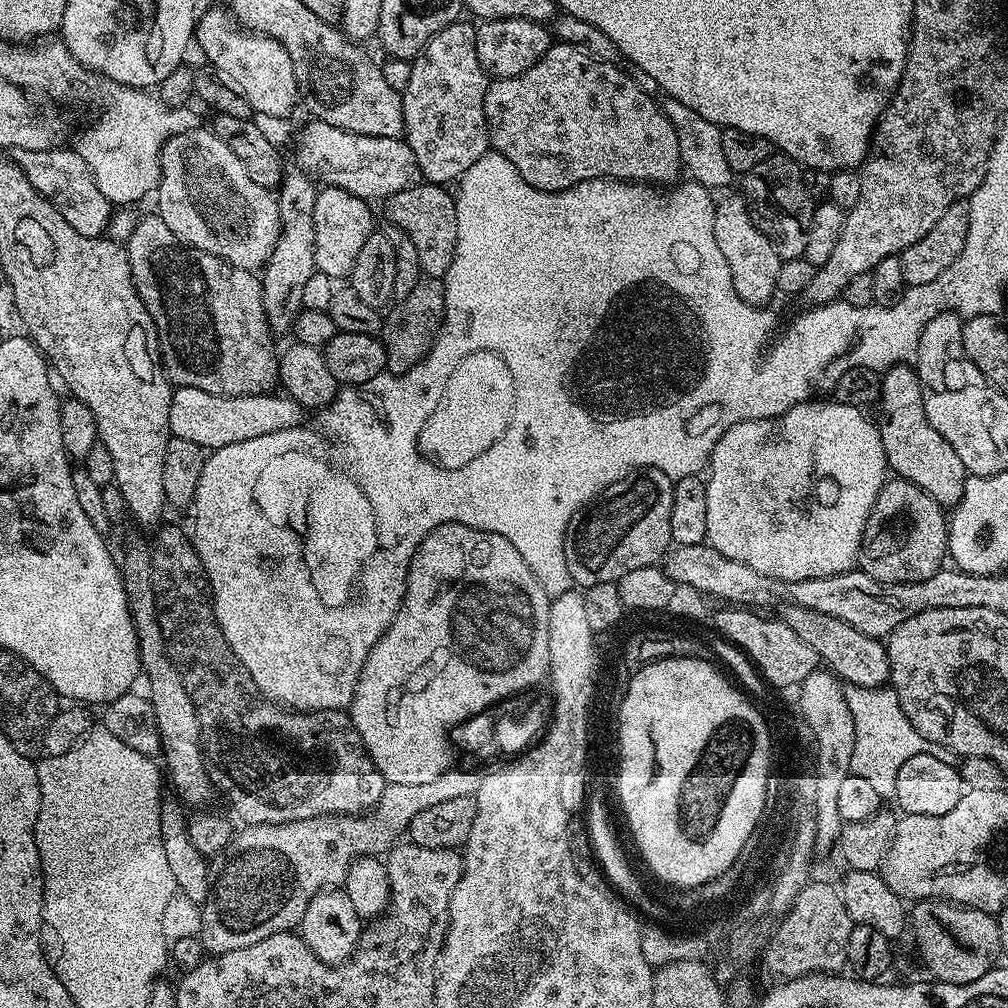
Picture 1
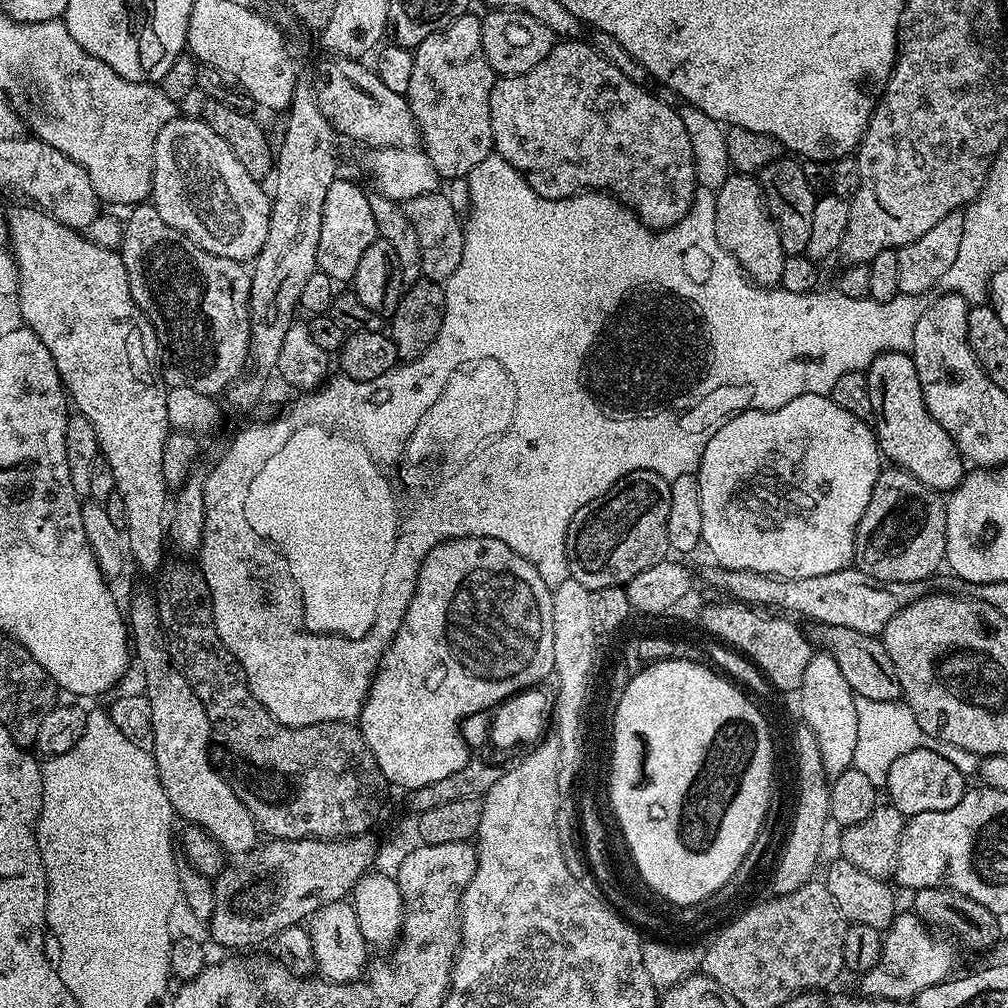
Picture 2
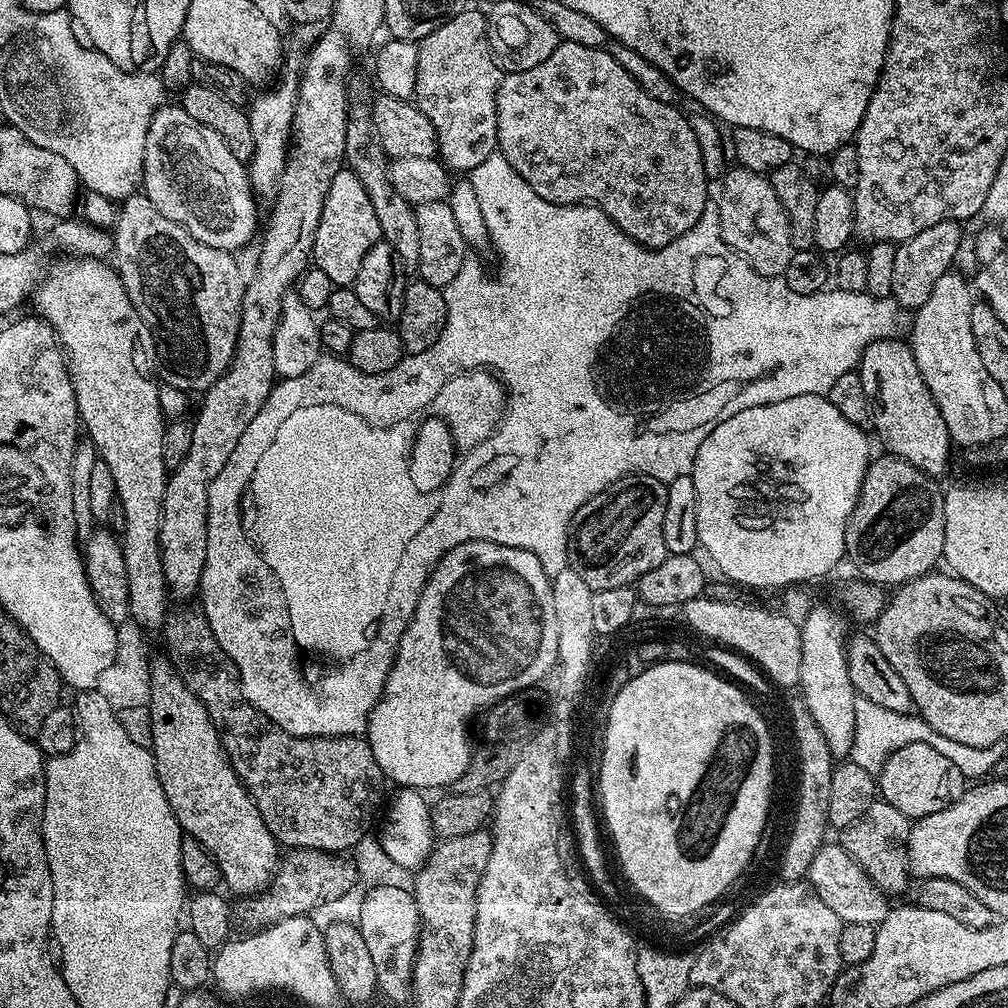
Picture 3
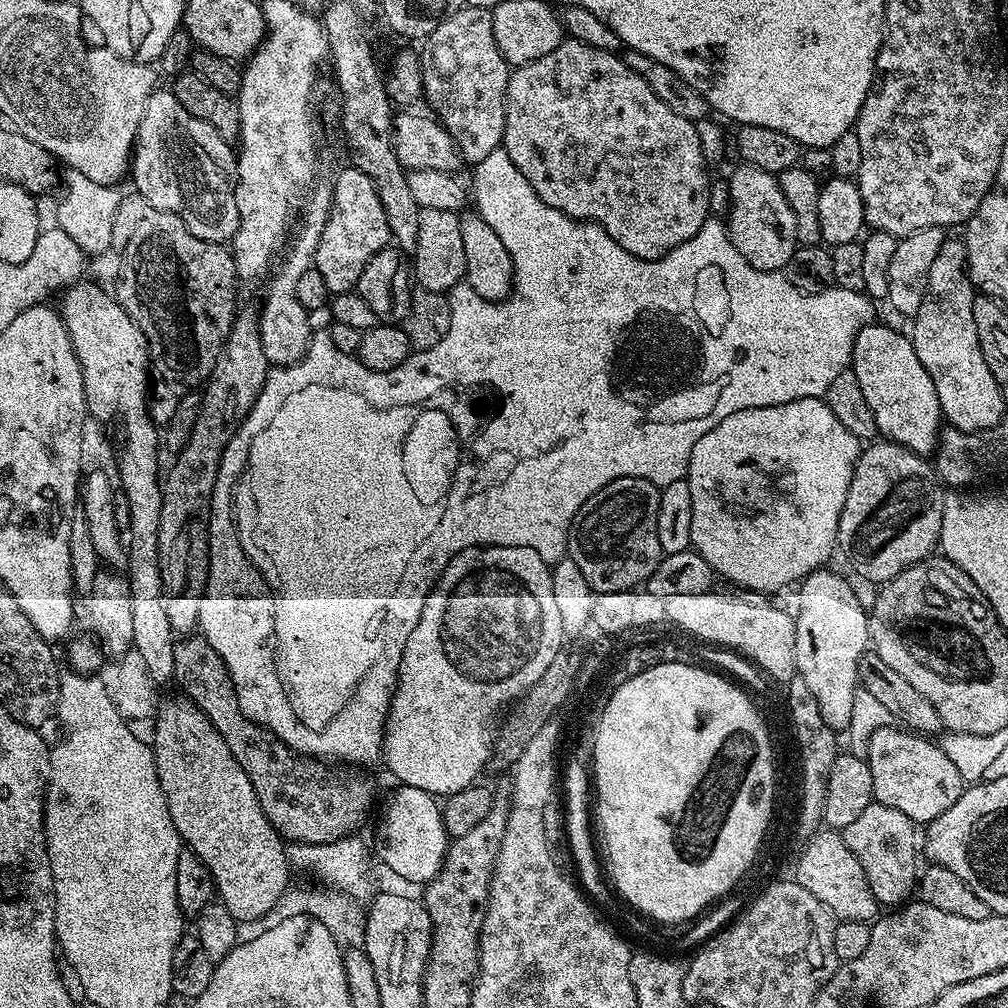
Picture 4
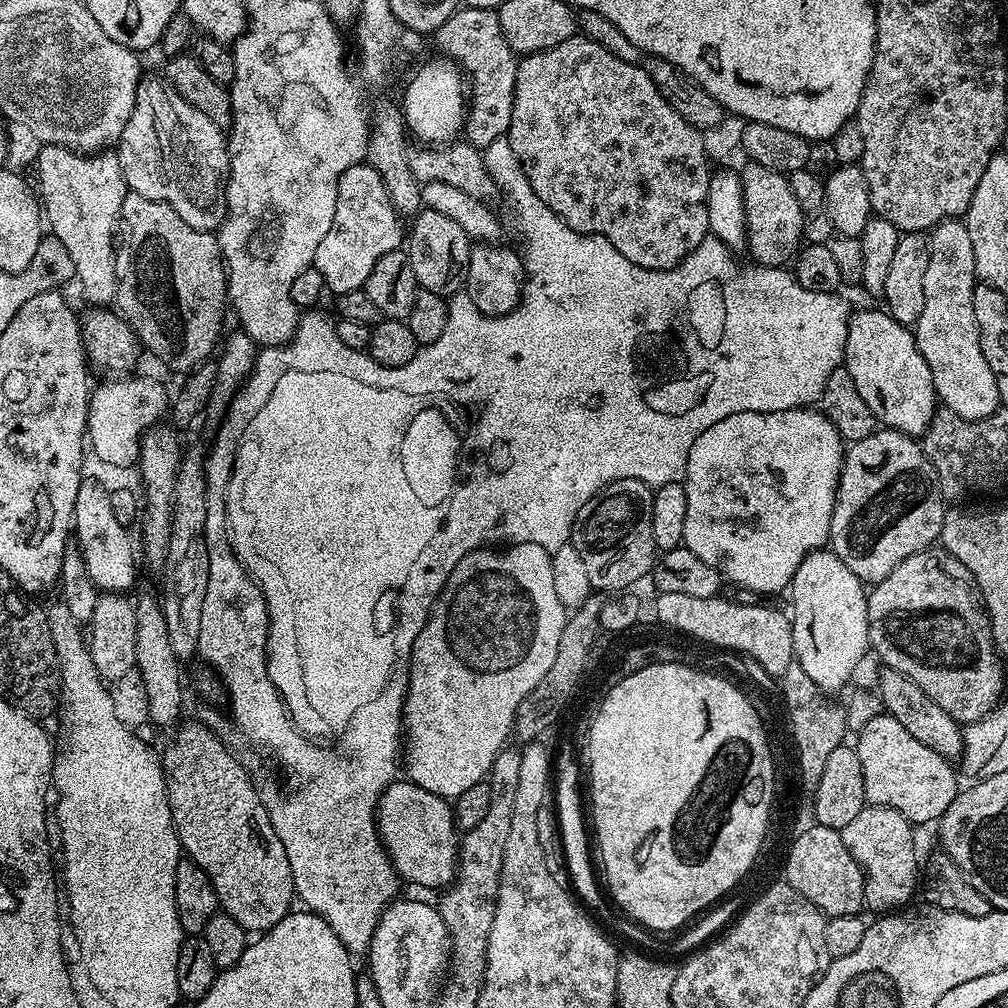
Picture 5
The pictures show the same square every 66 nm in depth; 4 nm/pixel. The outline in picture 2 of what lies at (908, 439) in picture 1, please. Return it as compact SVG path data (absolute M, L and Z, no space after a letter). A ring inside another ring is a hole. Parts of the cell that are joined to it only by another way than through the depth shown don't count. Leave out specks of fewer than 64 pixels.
M882 352L878 358L866 370L868 385L878 393L878 403L874 408L874 431L876 440L880 444L883 459L889 465L897 468L905 468L918 482L922 482L928 488L941 494L951 493L963 482L966 473L966 461L964 455L958 450L954 438L938 426L938 422L930 414L926 406L926 398L922 394L922 382L918 382L918 370L914 366L911 355L908 352Z

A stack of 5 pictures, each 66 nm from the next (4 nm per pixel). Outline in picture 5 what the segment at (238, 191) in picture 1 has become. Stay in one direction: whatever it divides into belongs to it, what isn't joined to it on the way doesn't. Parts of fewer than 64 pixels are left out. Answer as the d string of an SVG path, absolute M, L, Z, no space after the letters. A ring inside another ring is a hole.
M141 79L136 91L134 110L126 130L120 135L116 157L120 160L120 172L129 189L142 198L168 204L182 218L182 222L203 232L215 233L224 220L224 185L228 183L228 142L225 133L202 110L194 110L190 102L183 100L169 88L163 79Z

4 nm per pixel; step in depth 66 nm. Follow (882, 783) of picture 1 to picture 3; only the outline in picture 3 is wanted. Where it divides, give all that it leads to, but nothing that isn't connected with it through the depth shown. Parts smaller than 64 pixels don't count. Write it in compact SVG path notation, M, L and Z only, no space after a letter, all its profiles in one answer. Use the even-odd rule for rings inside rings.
M863 698L856 699L854 702L854 746L850 757L851 763L862 766L862 770L867 772L879 774L886 758L890 758L890 754L894 754L894 750L900 750L902 746L910 746L914 742L934 746L934 750L938 750L938 754L950 758L950 762L954 762L954 766L958 766L958 770L968 782L980 782L991 777L996 763L1004 756L1005 748L1003 743L991 744L988 748L983 748L982 746L966 746L962 742L950 742L950 738L942 738L942 734L938 734L938 730L930 727L918 714L886 710L886 706L878 706L878 702L870 702Z

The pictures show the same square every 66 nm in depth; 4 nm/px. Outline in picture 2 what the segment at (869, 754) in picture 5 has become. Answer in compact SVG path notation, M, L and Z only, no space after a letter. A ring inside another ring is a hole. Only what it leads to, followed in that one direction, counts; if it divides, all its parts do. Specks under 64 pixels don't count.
M919 748L910 750L910 754L902 754L894 766L890 766L887 799L904 816L917 816L927 812L941 812L950 810L950 806L958 806L966 791L966 778L951 762L946 762L942 754L934 750Z

